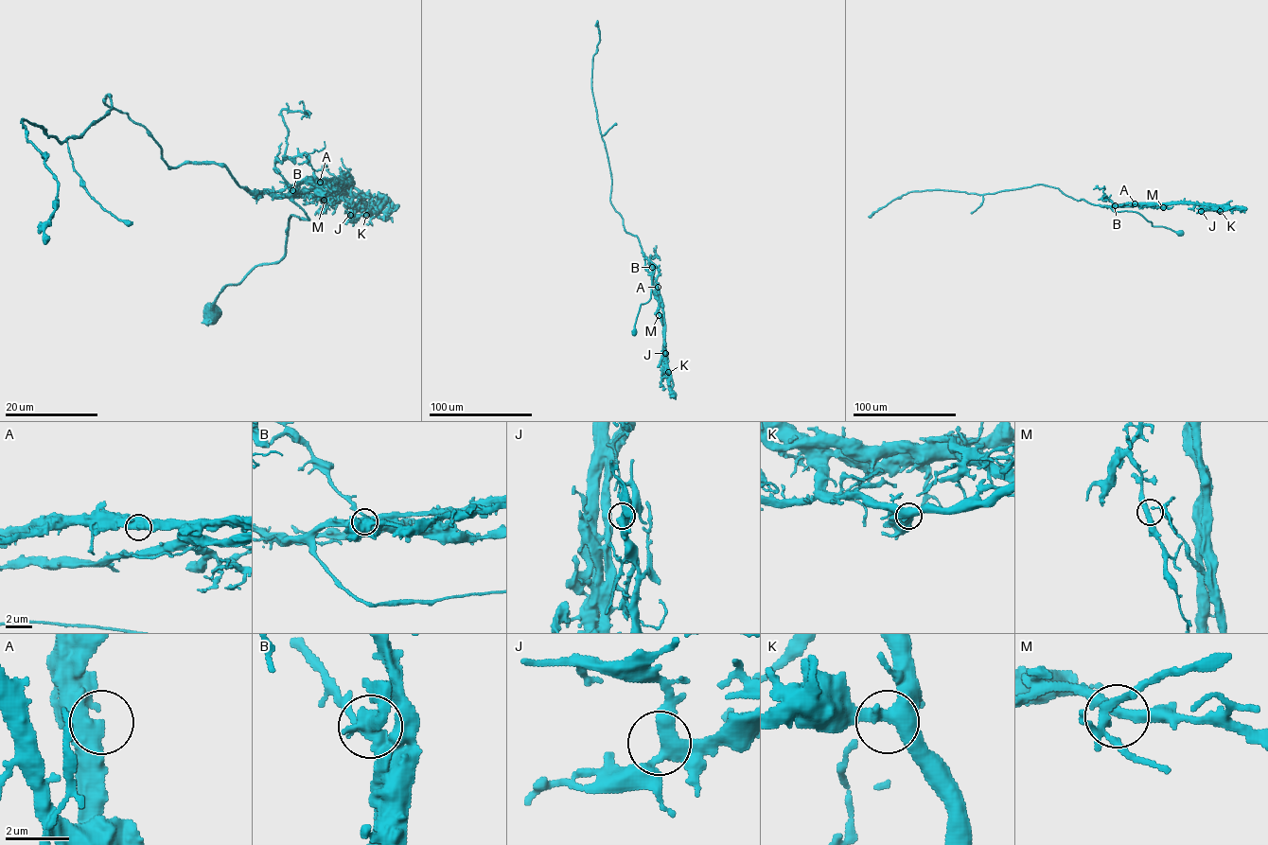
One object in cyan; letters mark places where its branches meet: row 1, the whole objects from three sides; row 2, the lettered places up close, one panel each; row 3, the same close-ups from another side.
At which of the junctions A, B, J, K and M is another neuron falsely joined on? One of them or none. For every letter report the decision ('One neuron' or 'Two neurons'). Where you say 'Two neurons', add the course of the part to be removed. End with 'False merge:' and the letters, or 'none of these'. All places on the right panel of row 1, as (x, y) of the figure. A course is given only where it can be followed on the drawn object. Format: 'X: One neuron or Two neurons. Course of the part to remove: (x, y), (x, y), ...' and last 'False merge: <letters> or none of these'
A: One neuron
B: Two neurons. Course of the part to remove: (1115, 205), (1102, 197), (1104, 187), (1093, 189)
J: One neuron
K: One neuron
M: One neuron
False merge: B

